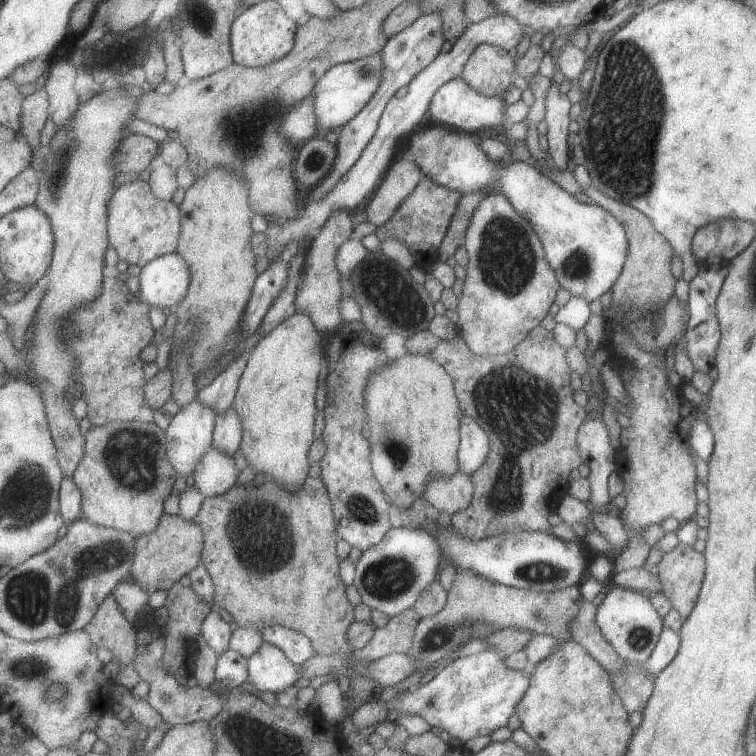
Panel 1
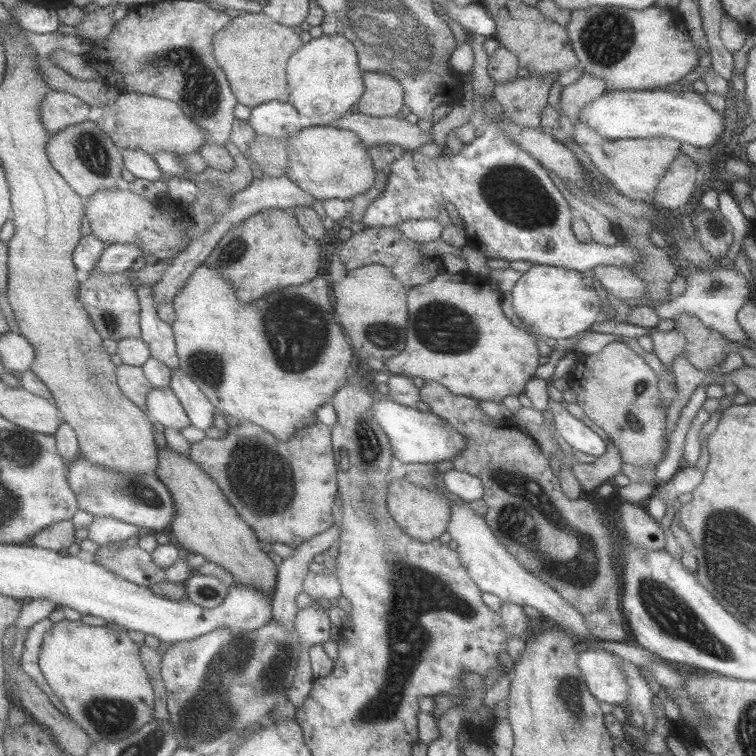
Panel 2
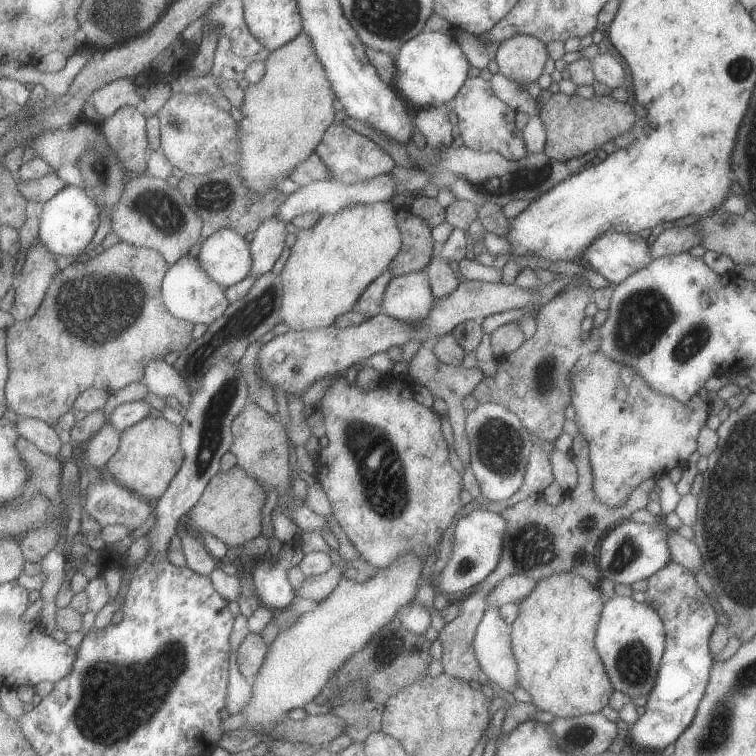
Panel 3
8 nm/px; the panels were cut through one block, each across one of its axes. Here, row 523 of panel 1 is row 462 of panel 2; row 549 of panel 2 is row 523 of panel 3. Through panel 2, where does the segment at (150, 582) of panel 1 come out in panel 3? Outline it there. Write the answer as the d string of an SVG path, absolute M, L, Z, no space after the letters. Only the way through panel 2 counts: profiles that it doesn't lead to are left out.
M238 465L231 471L220 471L210 481L200 502L186 516L185 524L200 536L211 534L229 547L243 546L263 532L261 510L265 506L268 491L267 486L250 478Z

